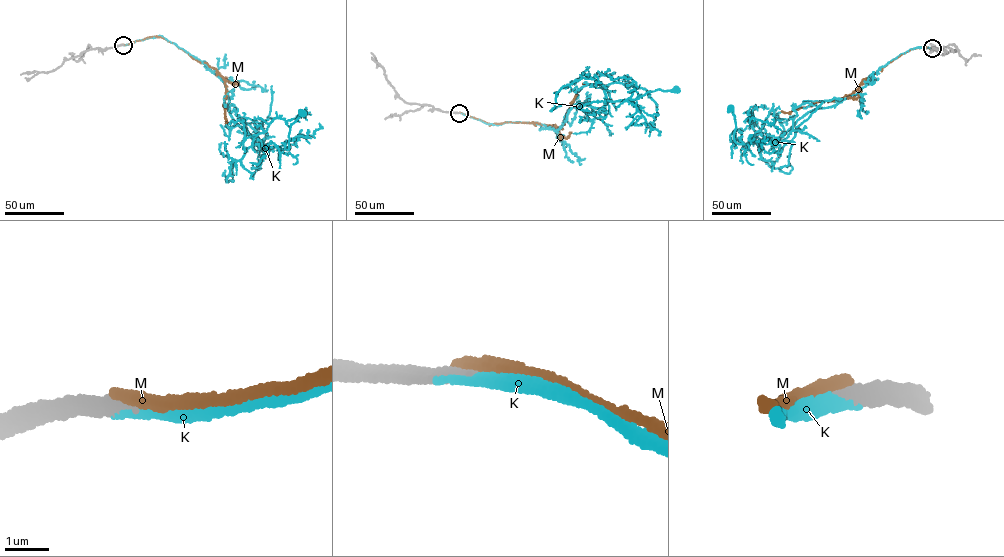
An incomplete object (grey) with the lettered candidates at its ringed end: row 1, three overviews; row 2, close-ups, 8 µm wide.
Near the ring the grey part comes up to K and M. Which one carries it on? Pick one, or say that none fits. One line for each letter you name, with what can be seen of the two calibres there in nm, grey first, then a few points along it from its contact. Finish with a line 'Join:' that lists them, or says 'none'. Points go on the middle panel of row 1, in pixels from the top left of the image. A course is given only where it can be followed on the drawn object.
K: 300/240 nm | via (459, 113), (486, 123), (537, 123), (557, 130), (579, 103), (600, 108), (607, 101), (676, 90)
Join: K

